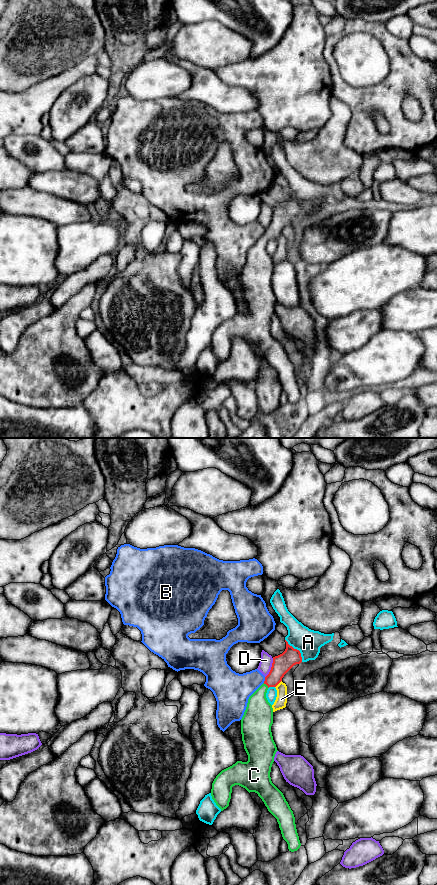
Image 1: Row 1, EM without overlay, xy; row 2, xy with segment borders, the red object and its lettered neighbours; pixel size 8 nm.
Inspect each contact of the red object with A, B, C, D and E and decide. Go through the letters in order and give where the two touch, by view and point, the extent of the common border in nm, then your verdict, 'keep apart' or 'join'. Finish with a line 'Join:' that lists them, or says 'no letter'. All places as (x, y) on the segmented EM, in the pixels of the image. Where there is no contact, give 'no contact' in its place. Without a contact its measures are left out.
A: contact xy (296, 649); length 240 nm; keep apart
B: contact xy (265, 680); length 50 nm; keep apart
C: contact xy (266, 684); length 60 nm; join
D: contact xy (271, 668); length 170 nm; keep apart
E: contact xy (278, 683); length 80 nm; keep apart
Join: C

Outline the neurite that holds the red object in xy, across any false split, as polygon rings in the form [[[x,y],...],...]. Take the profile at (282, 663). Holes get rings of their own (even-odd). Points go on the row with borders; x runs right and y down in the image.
[[[286,642],[285,651],[273,657],[264,683],[249,697],[241,719],[241,734],[248,761],[237,761],[222,770],[212,783],[211,796],[223,811],[229,806],[232,787],[239,785],[249,793],[255,792],[268,811],[277,819],[283,839],[291,852],[297,851],[300,840],[295,817],[283,793],[272,783],[270,772],[277,750],[273,740],[273,708],[266,698],[269,687],[276,687],[284,675],[302,662],[301,653]]]

